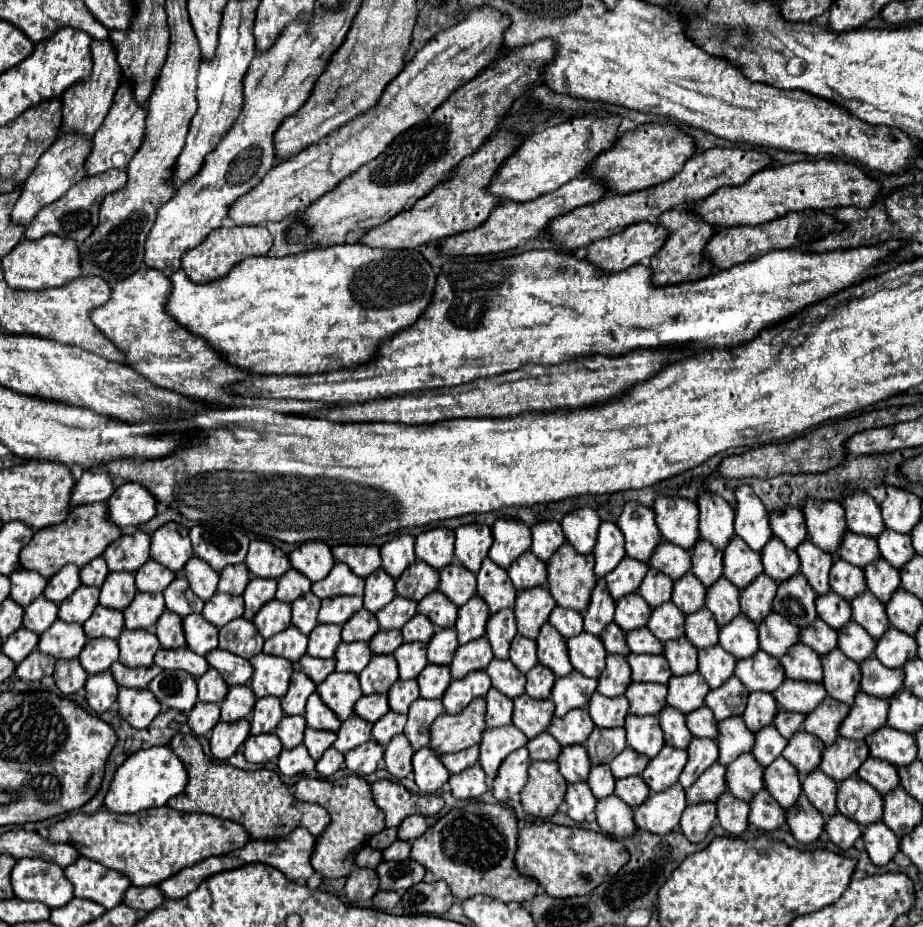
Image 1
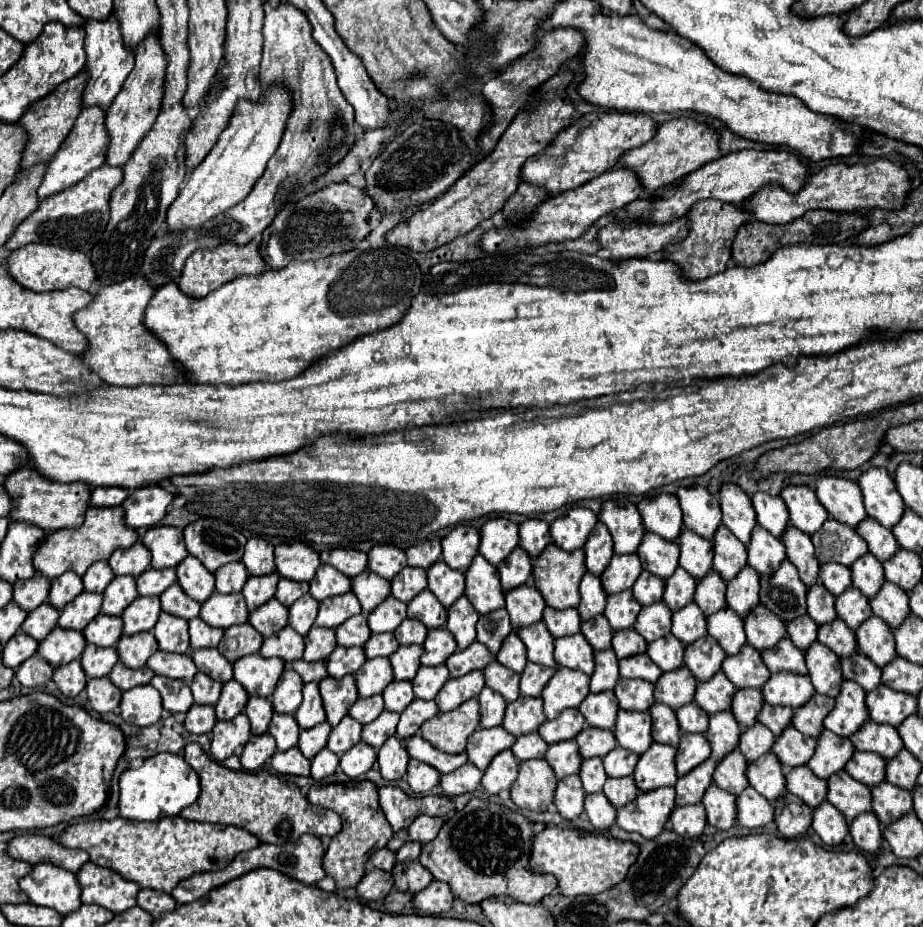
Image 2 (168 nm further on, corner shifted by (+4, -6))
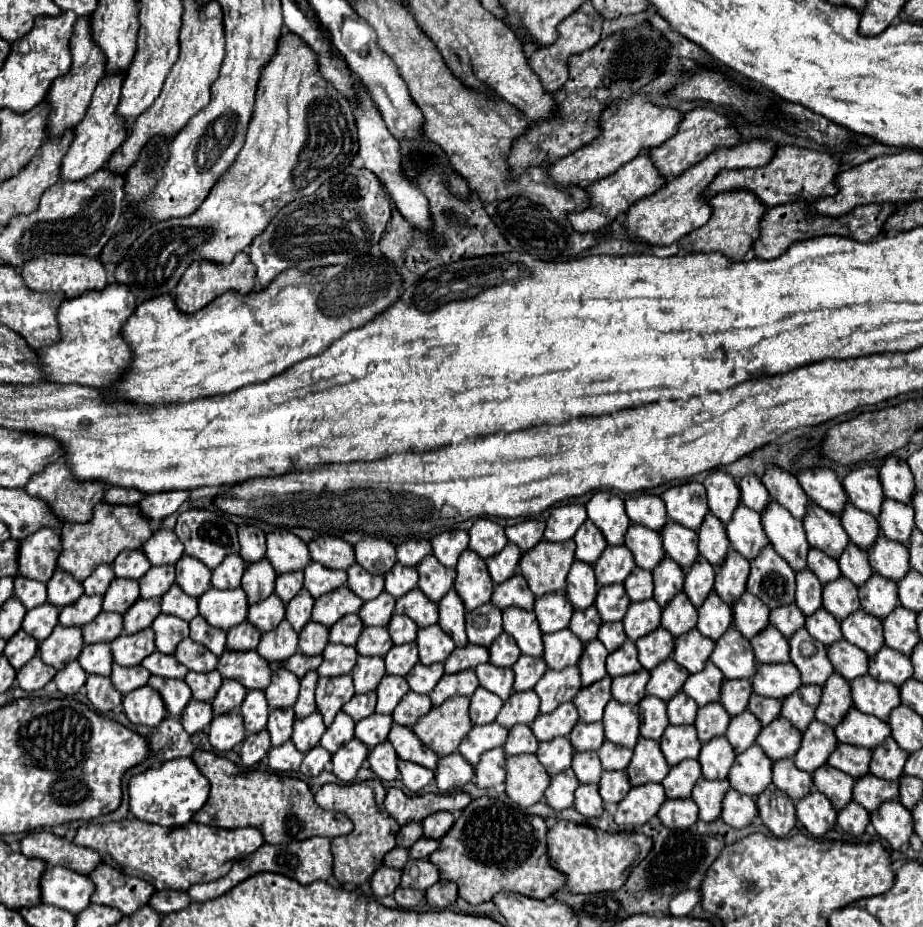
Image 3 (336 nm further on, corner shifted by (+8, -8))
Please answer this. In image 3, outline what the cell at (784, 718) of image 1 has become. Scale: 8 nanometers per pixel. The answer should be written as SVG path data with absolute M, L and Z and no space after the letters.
M751 695L749 699L749 711L763 723L769 725L771 721L775 721L781 715L781 701L773 701L769 697L759 697L759 695Z

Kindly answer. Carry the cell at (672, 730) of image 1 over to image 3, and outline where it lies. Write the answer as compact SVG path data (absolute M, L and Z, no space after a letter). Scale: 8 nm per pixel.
M645 697L639 703L639 711L641 711L641 729L639 729L641 731L641 737L659 741L661 739L661 733L669 725L665 701L661 701L657 697Z

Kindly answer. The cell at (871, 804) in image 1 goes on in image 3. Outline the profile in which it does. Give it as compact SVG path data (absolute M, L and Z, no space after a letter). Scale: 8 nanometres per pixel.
M831 765L819 767L813 773L813 783L815 783L815 789L821 791L837 811L845 809L845 805L853 801L855 779L841 773L839 769L833 769Z

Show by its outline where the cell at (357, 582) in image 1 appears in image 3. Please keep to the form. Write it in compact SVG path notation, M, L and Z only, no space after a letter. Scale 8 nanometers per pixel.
M309 563L305 567L305 589L315 599L319 599L321 595L325 595L329 591L343 587L345 581L347 581L345 571L333 571L333 569L327 569L327 567L317 565L317 563Z

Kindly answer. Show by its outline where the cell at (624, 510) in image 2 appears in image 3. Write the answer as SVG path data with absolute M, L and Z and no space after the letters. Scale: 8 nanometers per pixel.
M599 491L585 505L589 519L603 531L609 545L623 545L625 533L631 525L623 499L611 491Z

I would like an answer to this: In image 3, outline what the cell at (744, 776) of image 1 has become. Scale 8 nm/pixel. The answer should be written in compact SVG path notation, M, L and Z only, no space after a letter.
M717 737L707 745L703 745L699 755L705 779L727 779L733 761L735 761L735 751L725 737Z

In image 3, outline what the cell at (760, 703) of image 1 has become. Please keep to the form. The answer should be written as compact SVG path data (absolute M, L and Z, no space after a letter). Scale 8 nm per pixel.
M725 679L721 685L721 705L727 709L731 717L737 717L741 711L747 709L751 693L753 689L749 679L735 679L735 681Z

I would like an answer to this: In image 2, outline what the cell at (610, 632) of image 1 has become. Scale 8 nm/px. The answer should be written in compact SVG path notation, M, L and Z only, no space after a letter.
M597 615L597 617L589 619L589 621L583 621L581 623L581 633L591 643L591 647L595 651L611 647L613 629L609 627L609 621L605 619L605 615Z

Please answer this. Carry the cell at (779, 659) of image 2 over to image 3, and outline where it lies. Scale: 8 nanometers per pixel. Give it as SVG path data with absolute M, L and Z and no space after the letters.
M769 625L769 629L765 629L763 633L759 633L757 637L751 639L753 651L755 651L755 659L757 663L791 663L789 657L789 643L785 637L781 637L781 633Z

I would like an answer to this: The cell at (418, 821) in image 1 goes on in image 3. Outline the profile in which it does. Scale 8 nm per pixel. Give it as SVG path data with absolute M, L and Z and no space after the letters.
M441 811L441 813L433 813L429 817L423 819L423 837L429 837L429 839L441 839L453 825L453 815L447 813L447 811Z

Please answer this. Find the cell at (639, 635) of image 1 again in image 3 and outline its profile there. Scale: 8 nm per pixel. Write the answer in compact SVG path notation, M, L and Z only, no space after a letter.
M603 623L599 629L599 641L607 647L609 653L617 651L627 641L623 623Z

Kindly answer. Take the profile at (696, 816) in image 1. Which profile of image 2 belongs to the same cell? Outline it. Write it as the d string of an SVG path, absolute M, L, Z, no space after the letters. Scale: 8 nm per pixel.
M701 803L695 805L685 805L685 807L675 807L673 813L669 815L669 821L673 823L673 831L685 837L701 835L707 819L705 819L705 809Z

